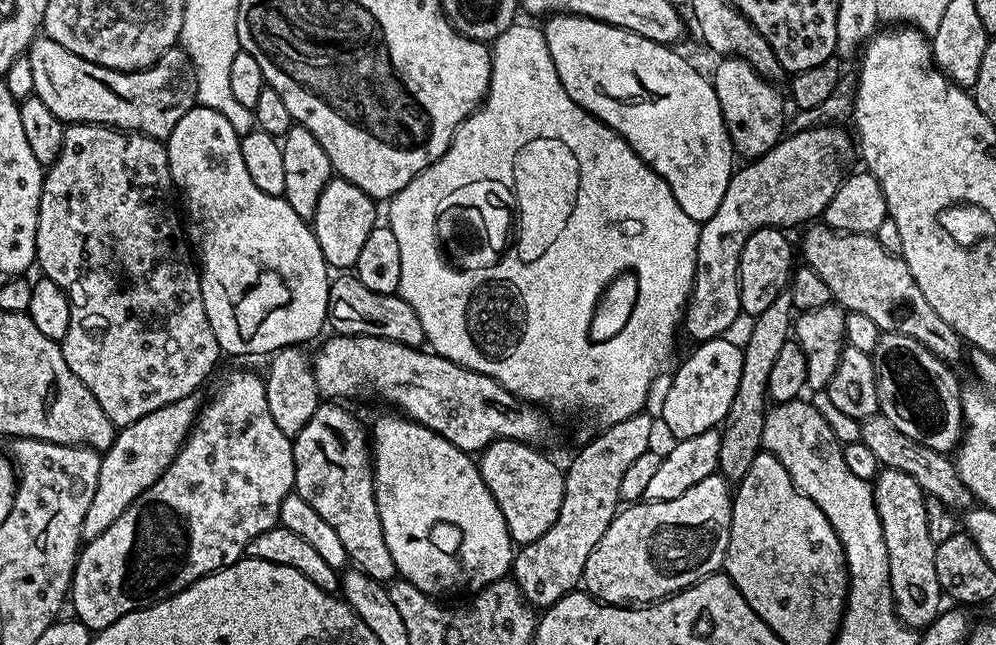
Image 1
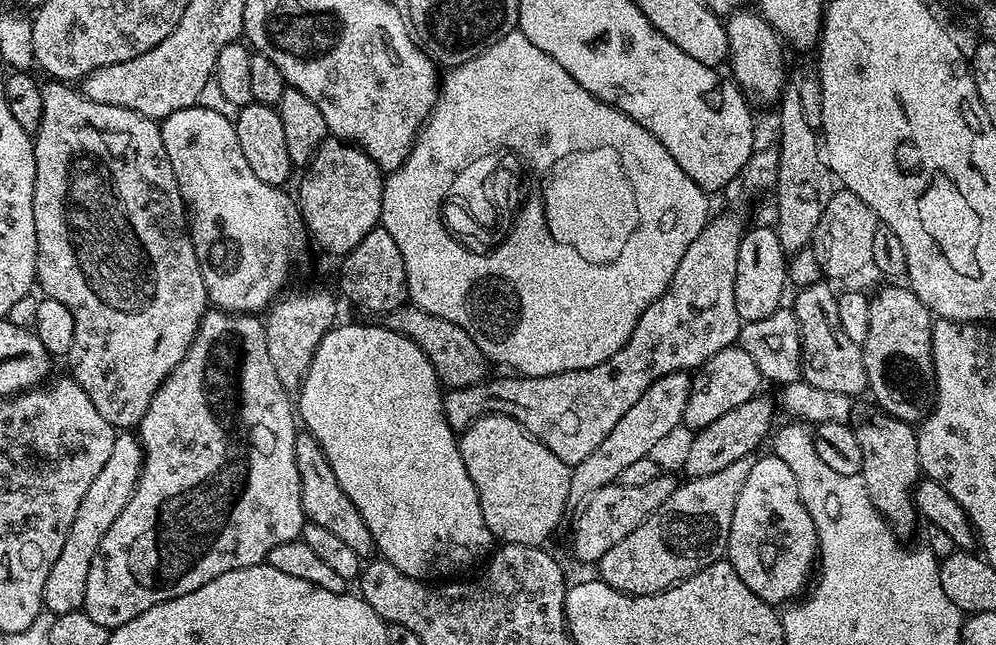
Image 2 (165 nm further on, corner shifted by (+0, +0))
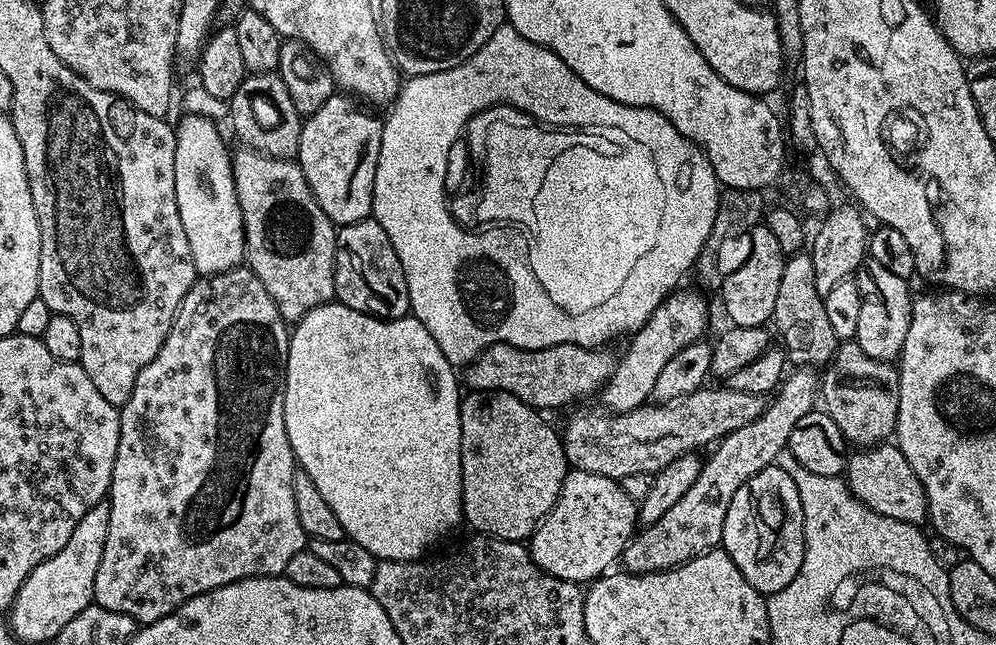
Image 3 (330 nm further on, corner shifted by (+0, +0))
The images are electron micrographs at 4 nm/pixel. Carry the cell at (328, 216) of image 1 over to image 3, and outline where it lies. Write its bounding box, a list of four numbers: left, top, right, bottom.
[296,94,384,226]

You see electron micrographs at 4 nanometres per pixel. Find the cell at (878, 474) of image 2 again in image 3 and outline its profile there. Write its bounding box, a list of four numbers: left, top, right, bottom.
[818,342,900,446]

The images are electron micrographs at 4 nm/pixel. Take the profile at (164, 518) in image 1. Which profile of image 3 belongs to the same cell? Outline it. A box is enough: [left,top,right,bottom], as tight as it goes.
[92,268,306,625]

